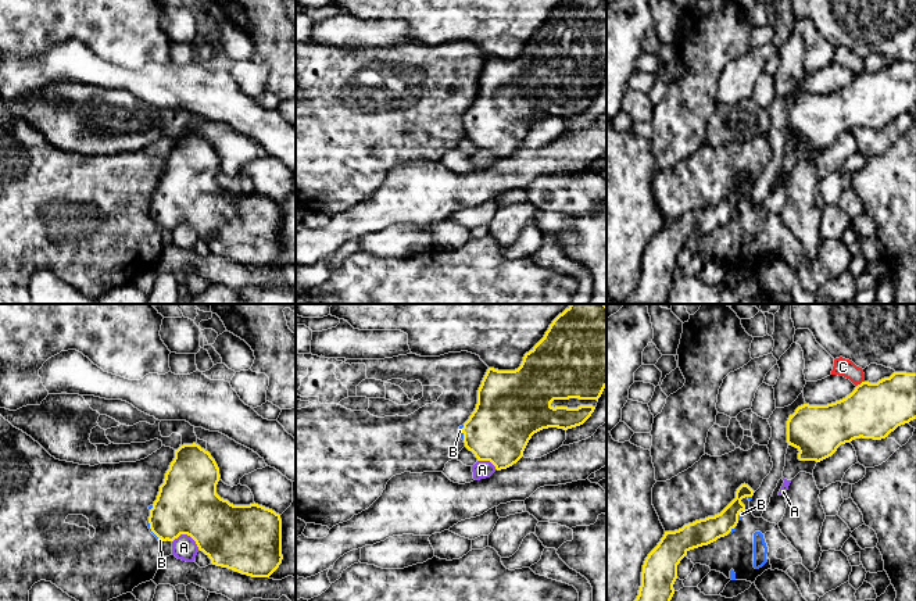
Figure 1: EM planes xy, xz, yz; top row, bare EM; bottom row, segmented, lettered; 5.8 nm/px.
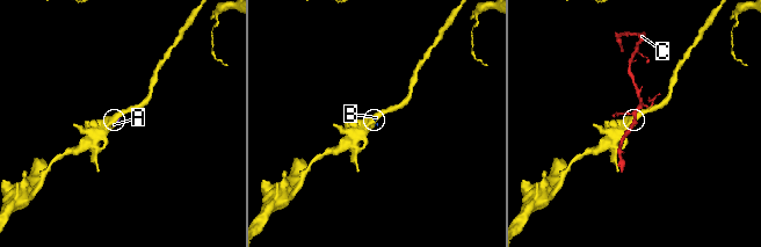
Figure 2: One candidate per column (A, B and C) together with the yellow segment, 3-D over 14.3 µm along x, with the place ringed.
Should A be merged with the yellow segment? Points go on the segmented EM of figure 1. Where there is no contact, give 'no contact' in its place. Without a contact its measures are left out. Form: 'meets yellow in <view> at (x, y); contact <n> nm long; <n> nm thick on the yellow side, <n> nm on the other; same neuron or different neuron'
meets yellow in xy at (188, 535); contact 170 nm long; 360 nm thick on the yellow side, 140 nm on the other; different neuron

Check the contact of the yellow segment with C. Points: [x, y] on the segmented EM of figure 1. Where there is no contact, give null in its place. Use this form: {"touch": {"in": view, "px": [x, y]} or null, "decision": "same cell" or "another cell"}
{"touch": {"in": "yz", "px": [861, 383]}, "decision": "another cell"}

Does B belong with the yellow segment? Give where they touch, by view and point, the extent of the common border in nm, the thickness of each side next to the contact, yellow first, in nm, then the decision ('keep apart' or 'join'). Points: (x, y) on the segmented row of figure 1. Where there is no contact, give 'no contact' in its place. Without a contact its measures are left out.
meets yellow in xy at (153, 532); contact 150 nm long; 360 nm thick on the yellow side, 20 nm on the other; keep apart

